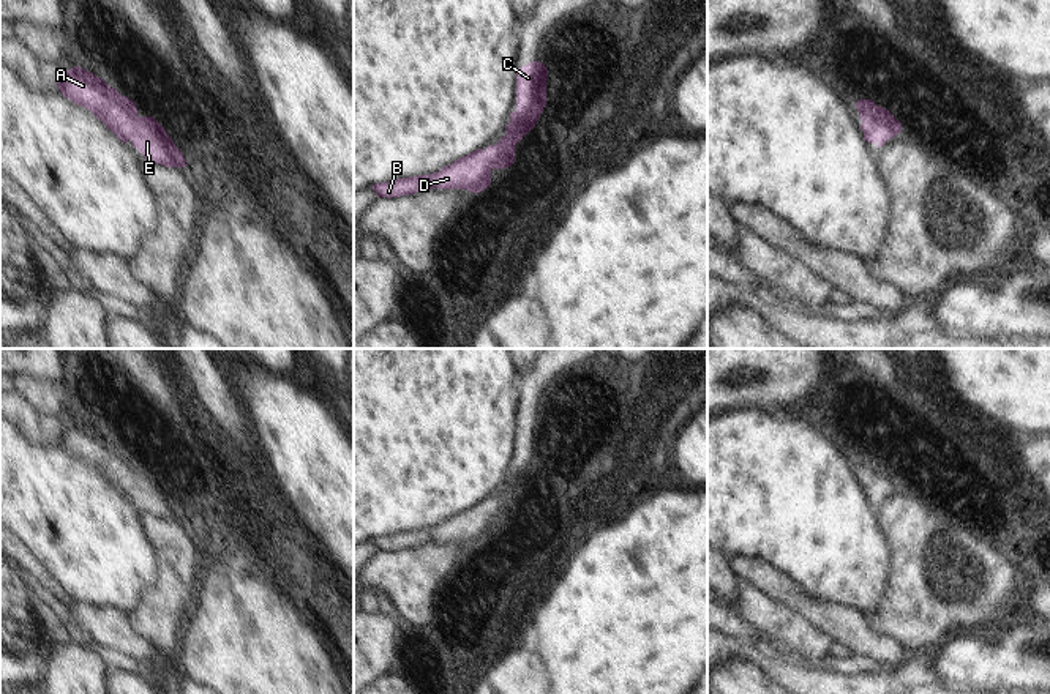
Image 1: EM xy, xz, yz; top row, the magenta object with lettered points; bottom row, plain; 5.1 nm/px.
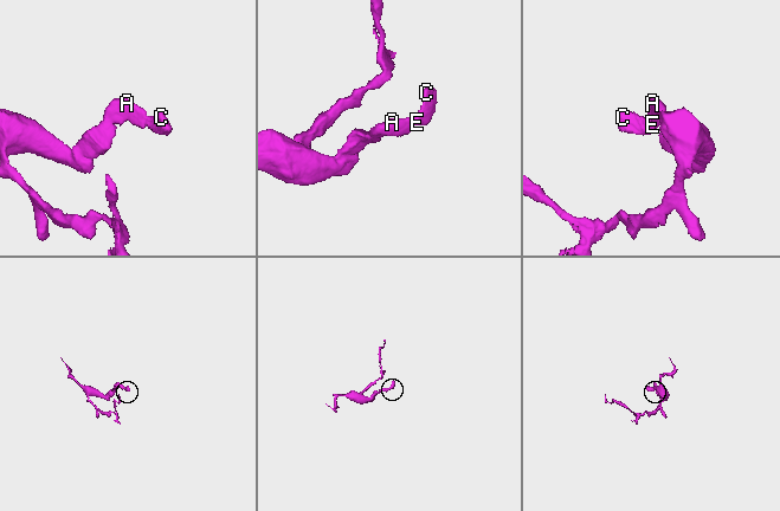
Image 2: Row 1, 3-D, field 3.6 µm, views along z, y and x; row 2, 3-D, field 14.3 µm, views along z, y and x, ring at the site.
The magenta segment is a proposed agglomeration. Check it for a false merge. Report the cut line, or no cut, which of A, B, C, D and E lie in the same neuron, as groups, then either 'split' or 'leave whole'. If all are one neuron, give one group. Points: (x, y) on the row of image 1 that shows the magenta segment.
cut none; groups A B C D E; leave whole

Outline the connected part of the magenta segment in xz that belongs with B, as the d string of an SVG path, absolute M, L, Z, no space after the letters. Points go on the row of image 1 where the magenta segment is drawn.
M531 62L516 71L516 110L510 114L505 136L496 145L478 148L439 172L376 183L377 197L399 197L428 189L467 189L482 192L491 183L493 169L505 169L515 162L515 145L537 125L546 106L548 69Z

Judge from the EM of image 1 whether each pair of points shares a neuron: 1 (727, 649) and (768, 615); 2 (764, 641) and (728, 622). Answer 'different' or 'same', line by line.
1: different
2: same

